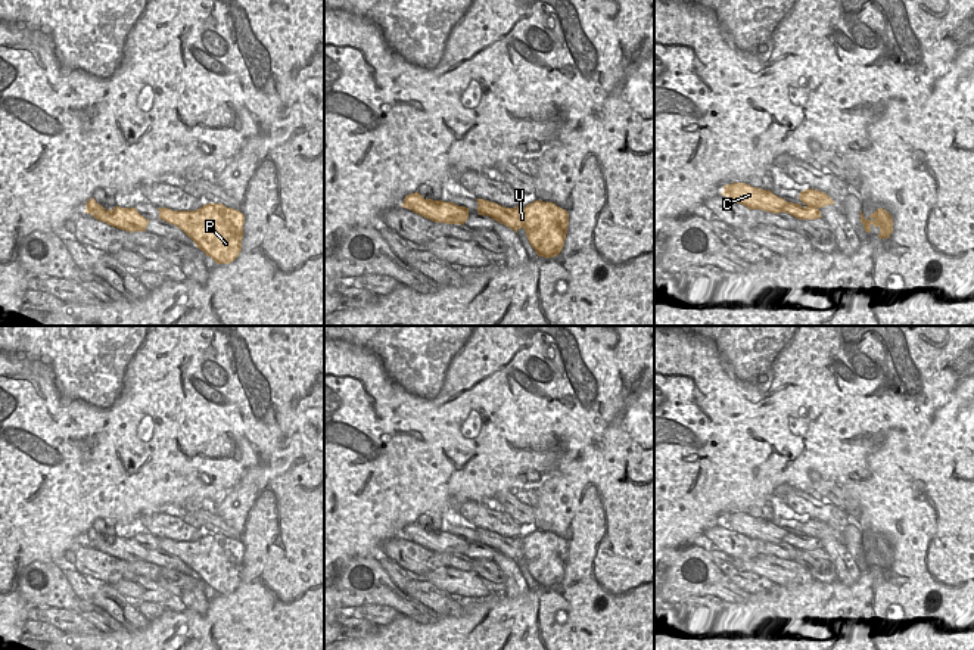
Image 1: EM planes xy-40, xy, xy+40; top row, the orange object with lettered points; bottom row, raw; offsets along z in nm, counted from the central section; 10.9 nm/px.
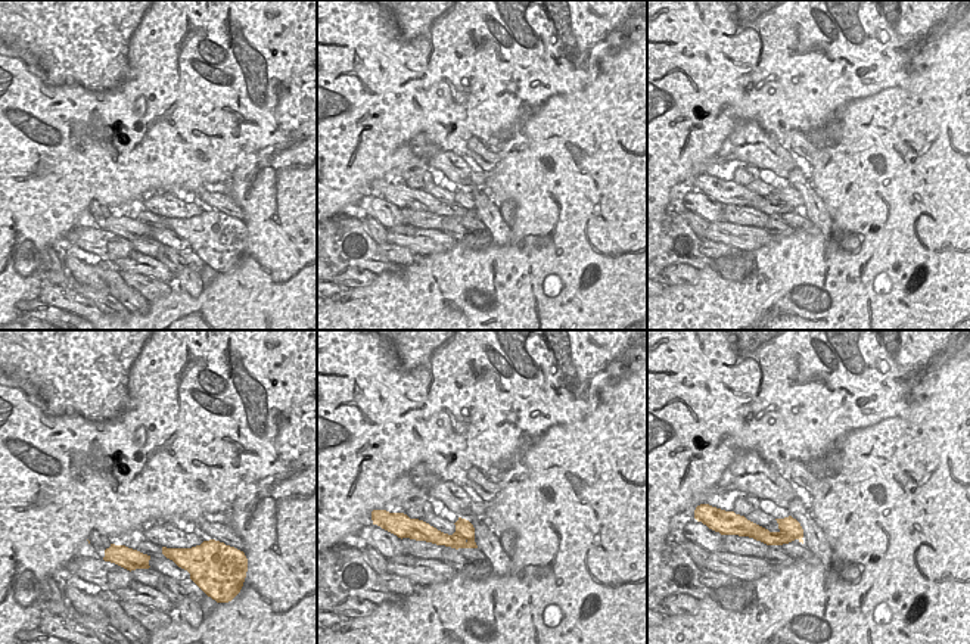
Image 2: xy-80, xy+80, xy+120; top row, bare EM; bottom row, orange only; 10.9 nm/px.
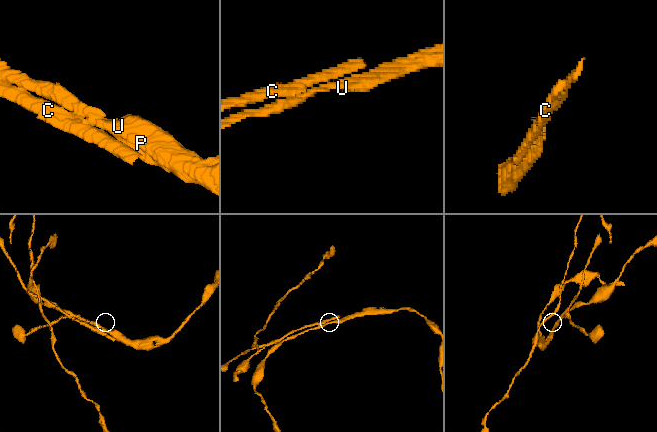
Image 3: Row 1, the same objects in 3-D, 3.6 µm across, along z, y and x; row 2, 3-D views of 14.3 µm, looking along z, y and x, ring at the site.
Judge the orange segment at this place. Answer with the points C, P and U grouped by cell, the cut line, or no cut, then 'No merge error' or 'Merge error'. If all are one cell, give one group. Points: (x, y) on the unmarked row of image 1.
Groups: C / P U. Split along xy+40 (808, 535), (817, 540). Merge error

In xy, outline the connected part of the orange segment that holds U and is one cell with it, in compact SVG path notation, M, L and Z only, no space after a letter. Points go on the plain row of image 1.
M485 529L476 531L480 539L492 550L516 563L523 559L538 587L553 588L561 582L569 556L566 539L542 531L535 531L525 538L505 538Z

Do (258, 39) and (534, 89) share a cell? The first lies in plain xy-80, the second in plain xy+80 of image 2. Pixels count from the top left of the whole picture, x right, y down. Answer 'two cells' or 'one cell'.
two cells

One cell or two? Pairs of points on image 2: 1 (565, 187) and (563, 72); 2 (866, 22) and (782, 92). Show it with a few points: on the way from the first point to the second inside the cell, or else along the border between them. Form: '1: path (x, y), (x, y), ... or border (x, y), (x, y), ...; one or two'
1: border (594, 77), (574, 93), (552, 95), (534, 112); two
2: path (860, 46), (808, 71); one

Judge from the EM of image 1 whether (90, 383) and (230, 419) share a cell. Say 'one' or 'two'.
one

